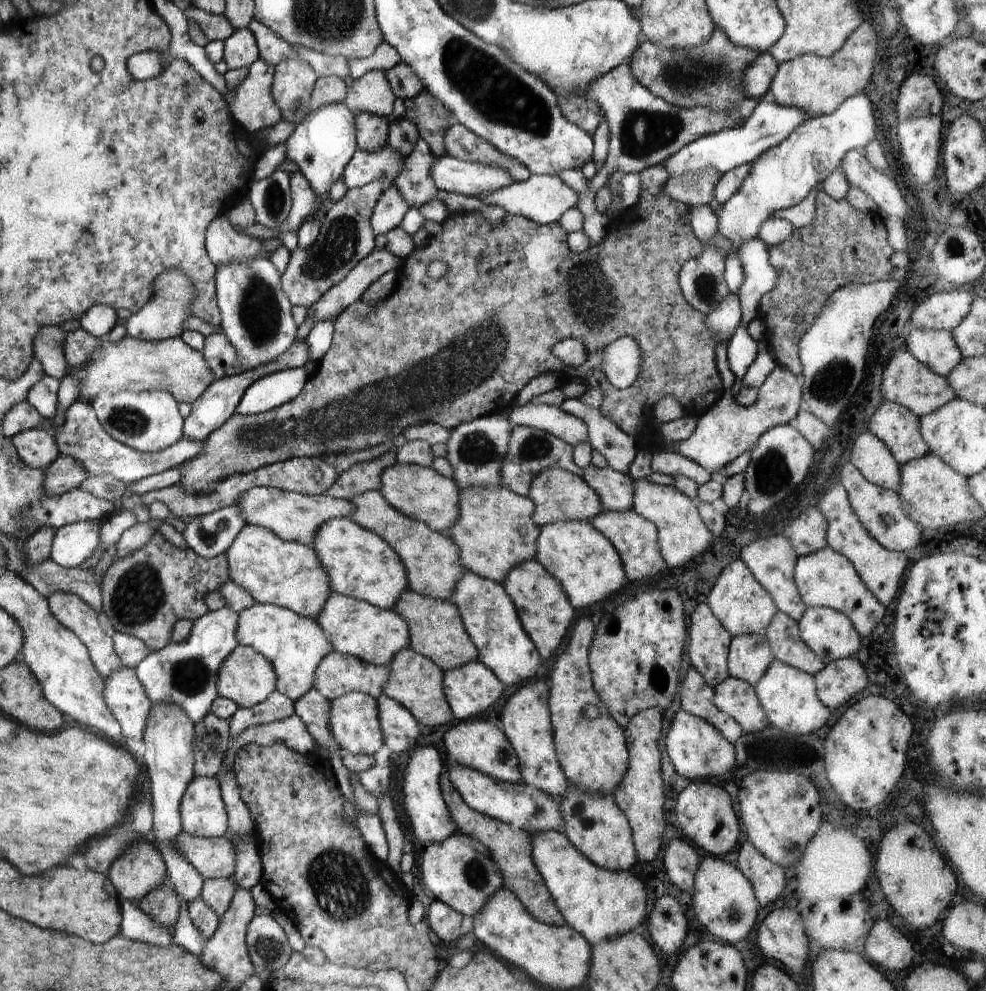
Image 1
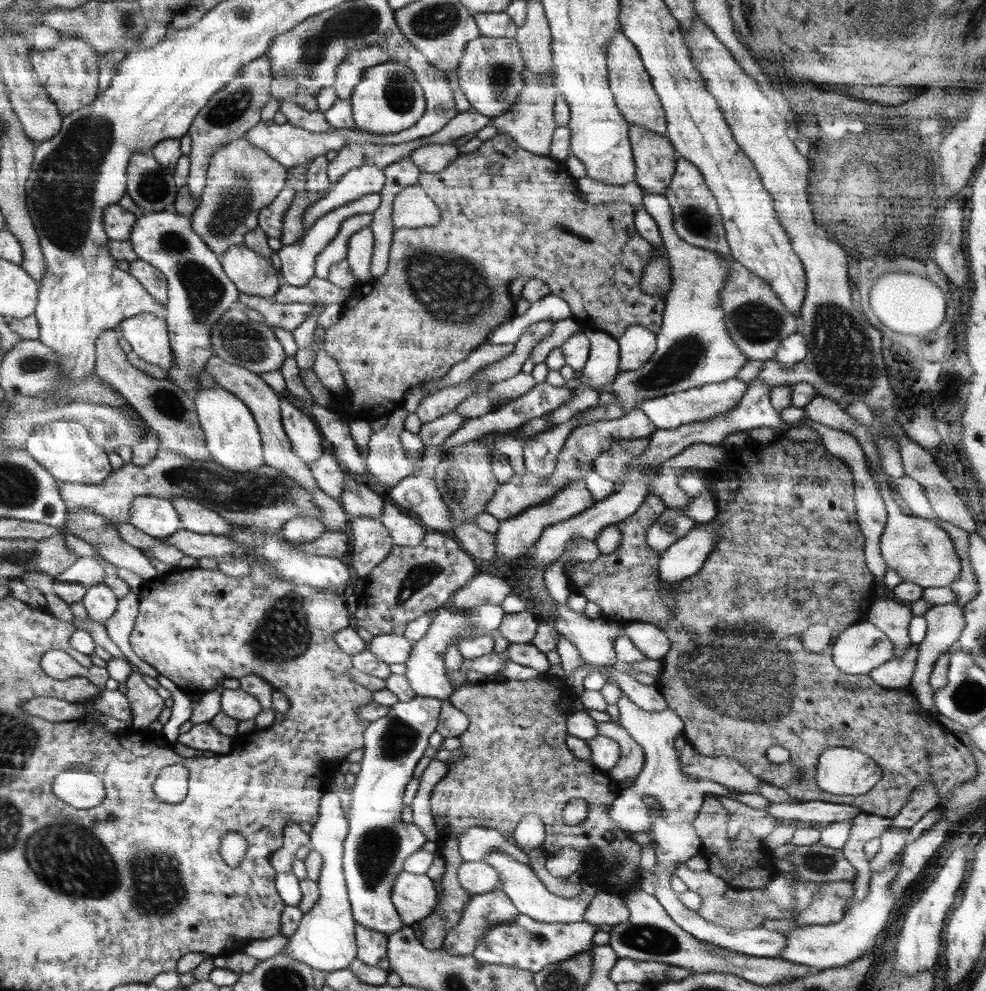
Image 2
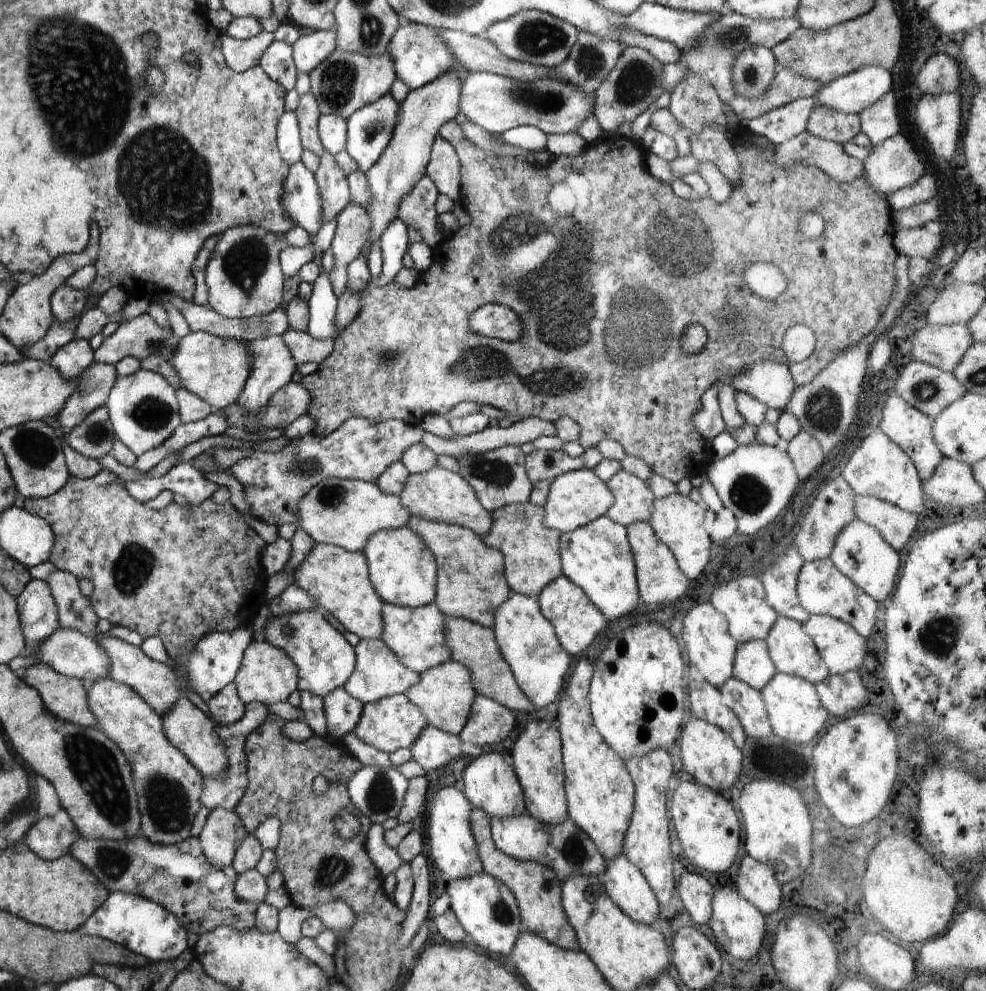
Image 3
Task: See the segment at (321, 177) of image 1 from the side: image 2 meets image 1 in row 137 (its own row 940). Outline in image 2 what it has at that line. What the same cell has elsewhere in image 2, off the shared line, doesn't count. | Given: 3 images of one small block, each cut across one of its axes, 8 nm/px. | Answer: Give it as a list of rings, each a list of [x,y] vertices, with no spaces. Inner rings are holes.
[[[328,790],[320,799],[319,816],[310,831],[310,844],[312,850],[317,850],[322,856],[322,871],[318,878],[320,898],[314,907],[306,913],[296,929],[288,938],[288,944],[281,952],[287,952],[299,962],[304,962],[313,970],[334,972],[348,966],[357,958],[357,944],[355,938],[355,923],[345,876],[343,873],[343,842],[348,834],[348,820],[342,808],[340,796],[334,790]]]

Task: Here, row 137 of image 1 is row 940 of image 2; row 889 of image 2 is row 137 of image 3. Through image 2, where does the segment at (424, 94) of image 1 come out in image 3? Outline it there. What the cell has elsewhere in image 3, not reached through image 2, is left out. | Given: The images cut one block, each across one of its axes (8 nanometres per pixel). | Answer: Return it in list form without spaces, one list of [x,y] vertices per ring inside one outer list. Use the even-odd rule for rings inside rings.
[[[449,120],[446,124],[443,124],[439,130],[439,135],[454,147],[458,155],[461,174],[458,200],[470,216],[471,223],[458,228],[454,234],[439,243],[444,258],[438,260],[440,262],[438,272],[424,271],[424,276],[420,278],[420,284],[416,284],[416,288],[403,288],[395,283],[386,284],[386,286],[376,286],[376,284],[368,283],[366,288],[362,290],[362,294],[360,294],[362,296],[362,306],[360,306],[358,316],[350,324],[350,328],[344,334],[340,334],[340,338],[334,340],[332,354],[319,364],[317,371],[303,376],[300,381],[300,384],[310,392],[308,414],[314,418],[314,430],[312,430],[314,435],[326,436],[332,434],[348,418],[366,418],[372,424],[396,419],[406,422],[406,424],[418,425],[426,418],[426,414],[437,414],[444,417],[457,404],[476,402],[498,408],[506,414],[514,414],[514,416],[522,419],[534,417],[556,423],[561,418],[571,418],[580,426],[578,442],[584,450],[597,447],[598,442],[602,442],[602,438],[615,440],[620,443],[626,455],[642,458],[650,466],[652,472],[668,478],[674,484],[678,484],[683,478],[692,479],[697,474],[707,474],[707,466],[712,461],[711,442],[704,440],[692,424],[692,416],[696,414],[696,410],[700,410],[702,394],[708,388],[724,376],[736,376],[736,374],[741,374],[742,370],[750,368],[756,362],[766,360],[788,366],[797,386],[808,384],[830,360],[834,360],[842,352],[842,349],[858,344],[866,334],[870,334],[874,330],[874,326],[878,324],[882,312],[888,306],[888,302],[890,302],[890,298],[896,290],[894,262],[900,254],[893,244],[893,236],[896,230],[893,227],[892,209],[889,206],[886,194],[884,192],[874,192],[863,176],[850,182],[839,183],[815,166],[794,164],[792,168],[782,168],[776,162],[774,150],[766,144],[766,140],[760,140],[760,142],[746,140],[744,144],[733,146],[736,156],[740,160],[740,184],[731,188],[732,194],[724,204],[718,204],[718,202],[714,202],[714,198],[711,196],[701,199],[694,197],[690,200],[684,200],[676,196],[671,189],[671,184],[666,184],[666,182],[658,180],[650,174],[647,152],[638,141],[632,137],[621,135],[619,132],[604,138],[598,137],[595,141],[588,143],[586,150],[580,156],[555,156],[548,168],[534,168],[526,162],[520,162],[512,155],[494,156],[490,152],[484,152],[484,150],[476,148],[472,142],[468,142],[464,138],[460,125],[455,120]],[[568,180],[572,184],[570,192],[574,192],[572,196],[576,198],[576,202],[574,202],[576,206],[568,216],[558,216],[558,212],[552,210],[552,206],[548,202],[546,192],[550,194],[550,190],[556,184],[564,184]],[[518,188],[522,190],[522,194],[514,196],[514,190],[518,190]],[[762,188],[764,188],[764,208],[766,208],[766,212],[768,210],[776,210],[776,212],[782,210],[782,242],[778,242],[778,232],[774,230],[776,226],[770,228],[770,222],[766,222],[768,224],[766,232],[768,232],[768,238],[770,238],[770,240],[766,240],[766,248],[762,246],[760,240],[756,242],[756,236],[752,236],[754,240],[752,240],[752,246],[748,250],[740,242],[740,240],[746,240],[746,238],[740,238],[740,236],[742,236],[742,230],[744,230],[744,234],[746,234],[746,230],[752,230],[750,220],[754,220],[752,214],[754,214],[754,210],[758,210]],[[804,212],[817,212],[818,216],[824,220],[824,230],[818,240],[809,240],[800,232],[800,216]],[[758,260],[766,260],[766,262],[776,264],[782,270],[782,274],[788,278],[786,292],[782,296],[778,296],[775,301],[758,298],[758,295],[746,286],[746,282],[742,278],[746,268],[749,268],[750,264],[754,264]],[[556,282],[560,282],[560,284],[556,284]],[[487,304],[504,305],[516,313],[516,316],[522,322],[522,330],[524,330],[520,340],[506,342],[501,339],[480,336],[474,330],[470,330],[468,318],[480,306],[486,306]],[[732,312],[740,314],[740,318],[734,324],[730,320],[726,320],[728,314],[732,314]],[[694,324],[702,326],[708,332],[708,342],[700,354],[686,354],[686,352],[682,352],[682,345],[680,344],[682,334],[687,327]],[[798,324],[804,324],[814,332],[816,348],[814,348],[812,356],[806,358],[804,362],[790,362],[783,349],[783,338],[790,327]],[[572,328],[574,328],[574,336],[572,336]]]

